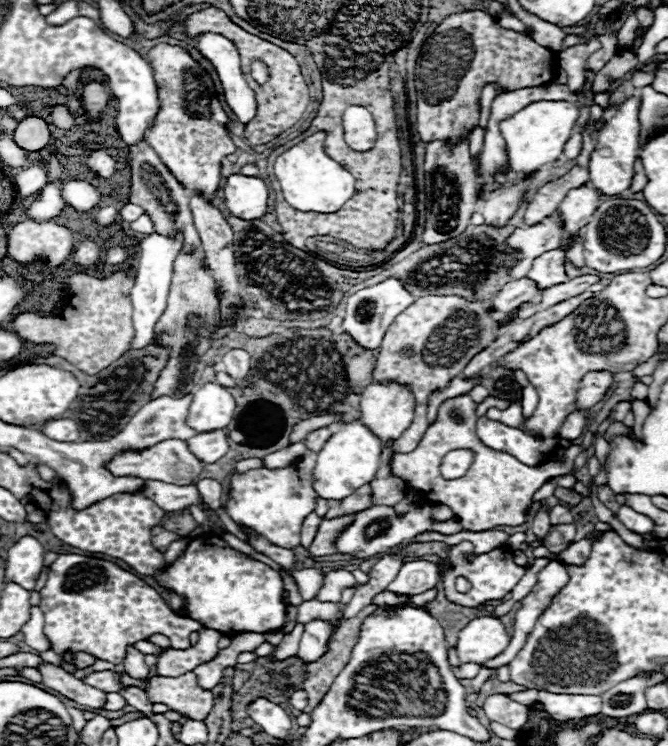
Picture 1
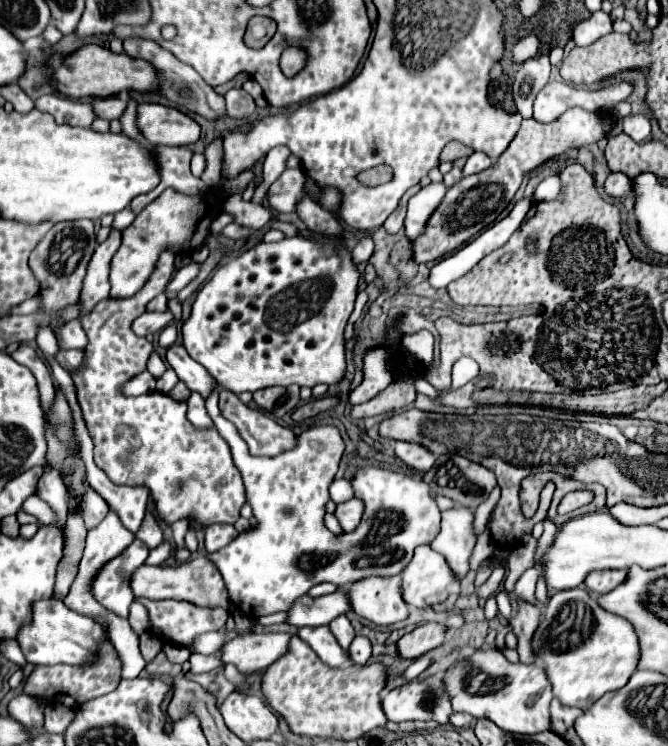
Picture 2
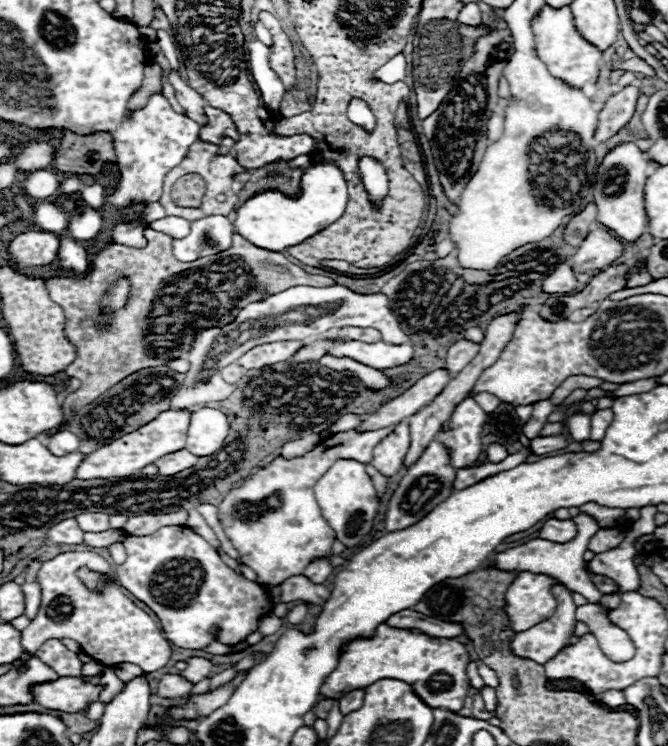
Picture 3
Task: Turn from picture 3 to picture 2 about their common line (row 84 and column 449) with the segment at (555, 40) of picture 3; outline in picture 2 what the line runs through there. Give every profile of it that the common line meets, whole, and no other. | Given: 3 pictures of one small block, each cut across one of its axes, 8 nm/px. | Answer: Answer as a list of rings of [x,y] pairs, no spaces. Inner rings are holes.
[[[428,544],[418,546],[414,558],[408,562],[406,570],[402,570],[402,598],[408,606],[416,608],[440,604],[448,598],[446,588],[454,580],[442,554]]]

